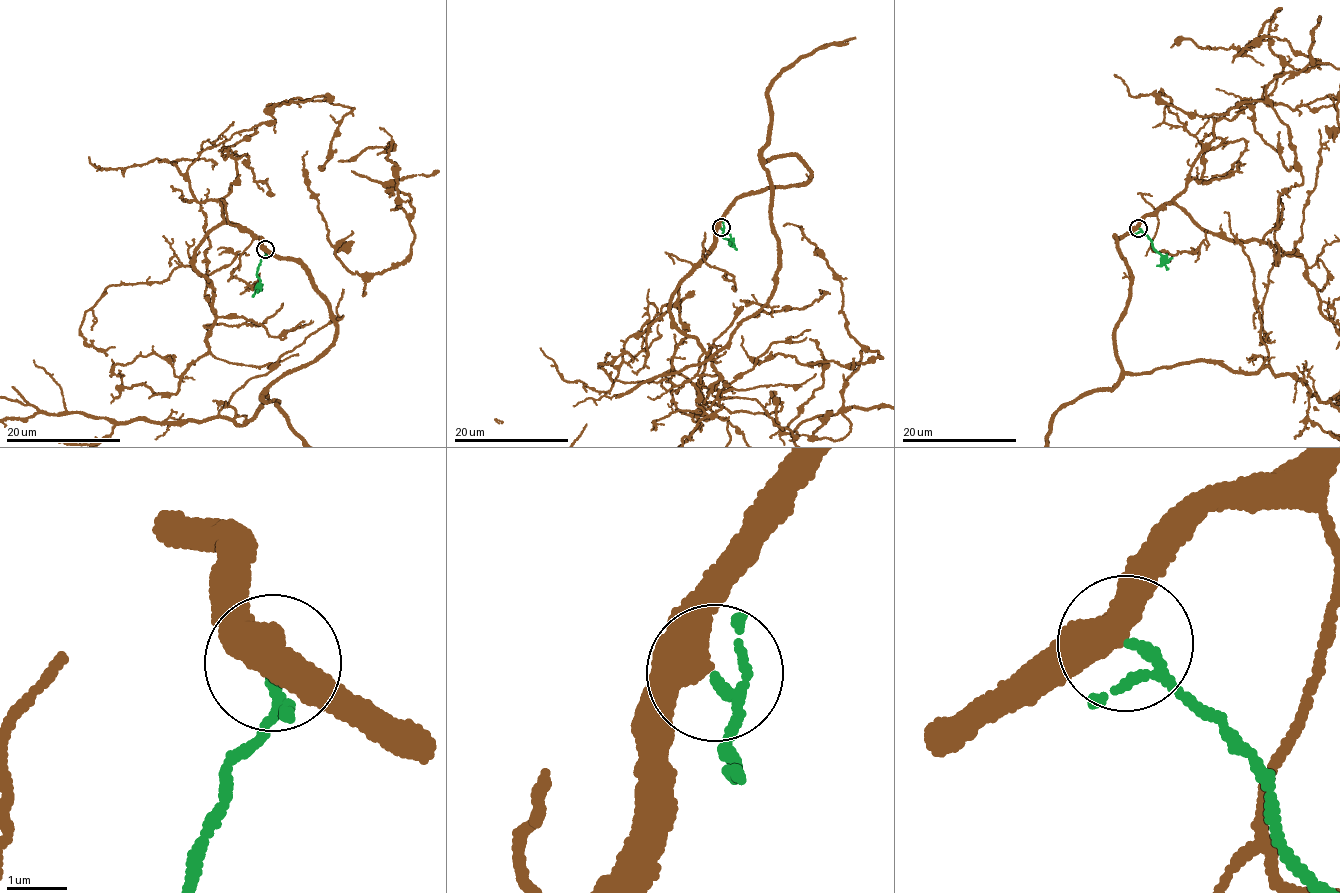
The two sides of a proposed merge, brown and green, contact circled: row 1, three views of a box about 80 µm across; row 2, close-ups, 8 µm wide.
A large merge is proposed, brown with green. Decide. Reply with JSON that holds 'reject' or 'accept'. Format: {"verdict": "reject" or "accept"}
{"verdict": "accept"}

